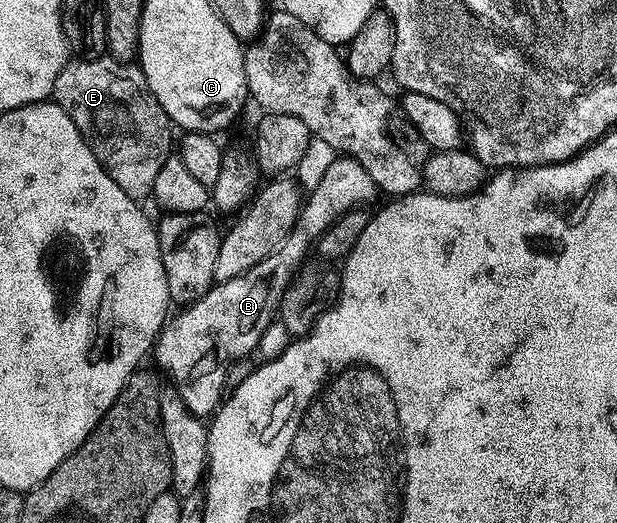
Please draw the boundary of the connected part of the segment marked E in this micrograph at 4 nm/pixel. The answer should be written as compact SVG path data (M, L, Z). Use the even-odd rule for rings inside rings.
M108 57L74 58L59 73L52 98L69 114L71 121L75 121L111 181L115 181L127 197L148 200L163 161L171 158L169 150L172 147L174 150L175 135L173 139L174 128L159 101L153 99L140 66Z

